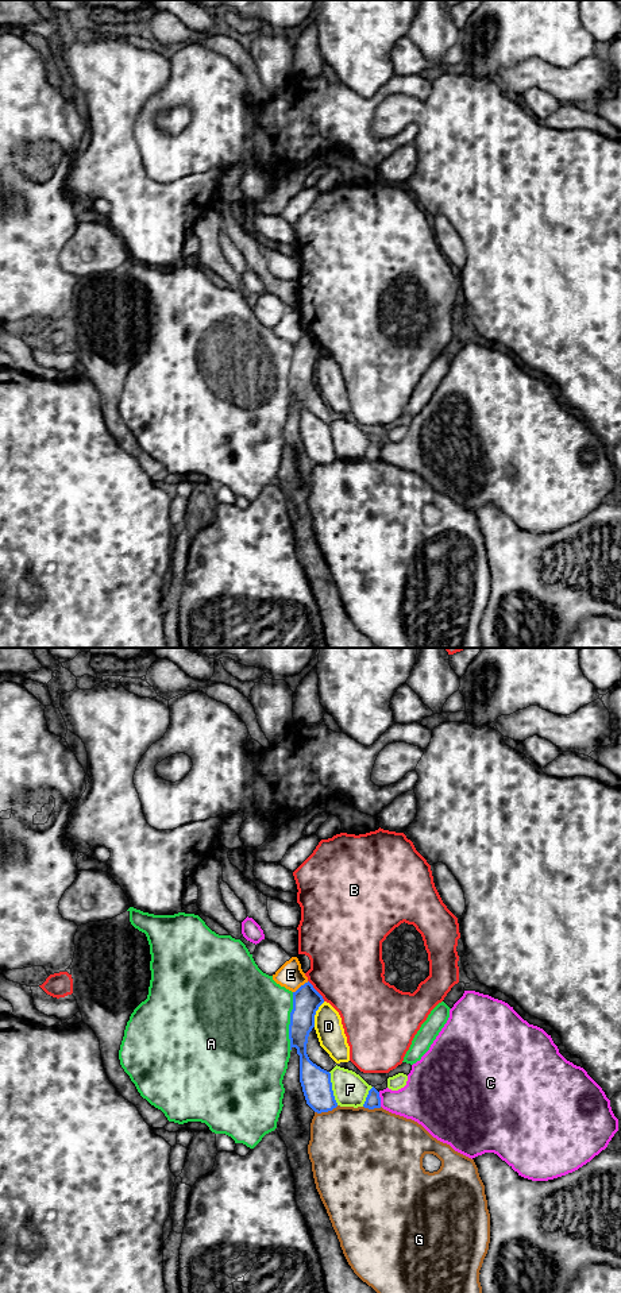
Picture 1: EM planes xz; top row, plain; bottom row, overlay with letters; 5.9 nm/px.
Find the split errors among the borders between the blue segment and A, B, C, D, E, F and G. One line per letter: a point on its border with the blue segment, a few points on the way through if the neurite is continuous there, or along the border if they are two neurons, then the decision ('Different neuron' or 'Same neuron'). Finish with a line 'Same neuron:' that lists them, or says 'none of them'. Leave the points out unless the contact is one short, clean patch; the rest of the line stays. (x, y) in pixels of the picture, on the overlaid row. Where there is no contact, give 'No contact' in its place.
A: Touches blue at xz (290, 1022). Different neuron
B: Touches blue at xz (316, 991). Different neuron
C: Touches blue at xz (380, 1099). Different neuron
D: Touches blue at xz (315, 1014). Different neuron
E: Touches blue at xz (301, 985). Boundary: xz (308, 981), (293, 992). Different neuron
F: Touches blue at xz (331, 1088). Different neuron
G: Touches blue at xz (326, 1111). Different neuron
Same neuron: none of them

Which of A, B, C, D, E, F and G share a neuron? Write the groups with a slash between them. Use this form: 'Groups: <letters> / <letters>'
Groups: A / B / C / D / E / F / G

